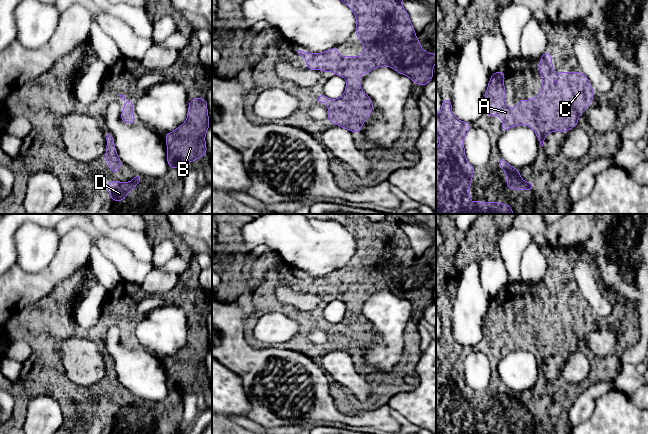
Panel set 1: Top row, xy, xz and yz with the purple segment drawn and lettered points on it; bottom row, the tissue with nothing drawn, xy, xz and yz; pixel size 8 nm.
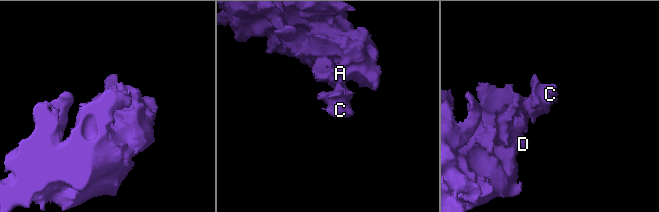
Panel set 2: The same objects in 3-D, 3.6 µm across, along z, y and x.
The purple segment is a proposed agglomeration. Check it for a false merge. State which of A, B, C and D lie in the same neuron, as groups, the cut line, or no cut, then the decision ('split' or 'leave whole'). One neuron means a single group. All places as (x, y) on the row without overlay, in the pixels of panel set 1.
groups A B C D; cut none; leave whole

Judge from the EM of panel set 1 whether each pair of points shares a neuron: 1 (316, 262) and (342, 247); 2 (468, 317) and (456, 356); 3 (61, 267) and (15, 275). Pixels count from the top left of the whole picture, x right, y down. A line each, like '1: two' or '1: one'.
1: one
2: two
3: one

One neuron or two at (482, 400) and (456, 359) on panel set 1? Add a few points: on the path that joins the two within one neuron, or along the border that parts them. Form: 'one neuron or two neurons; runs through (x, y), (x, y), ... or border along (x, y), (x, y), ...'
one neuron; runs through (470, 396), (458, 384), (456, 371)

